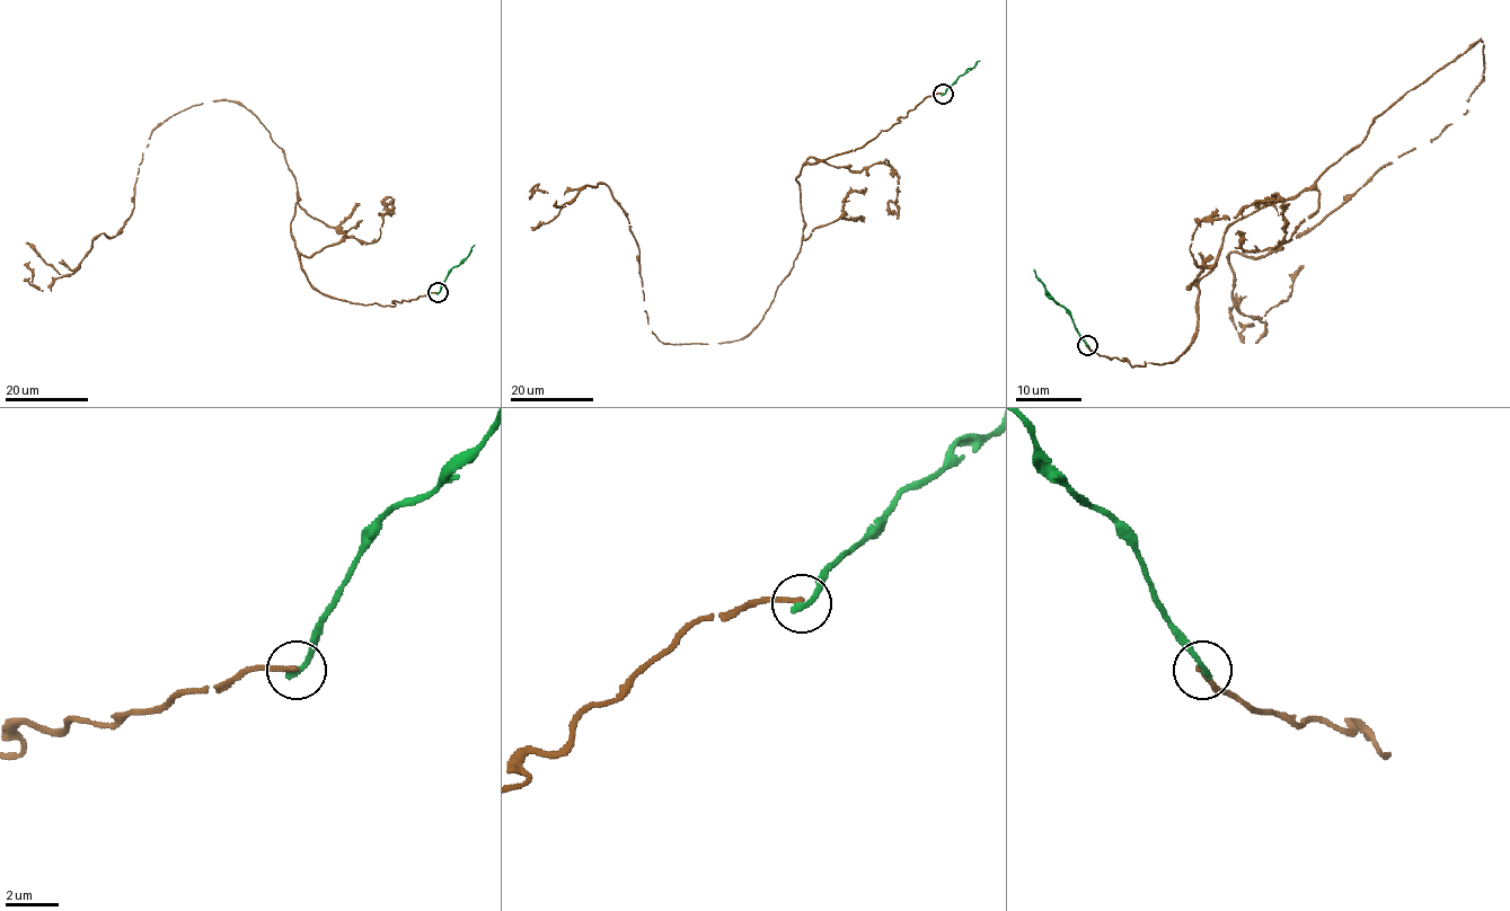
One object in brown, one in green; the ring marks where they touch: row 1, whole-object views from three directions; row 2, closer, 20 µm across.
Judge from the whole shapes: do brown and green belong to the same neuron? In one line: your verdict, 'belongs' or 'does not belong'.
does not belong

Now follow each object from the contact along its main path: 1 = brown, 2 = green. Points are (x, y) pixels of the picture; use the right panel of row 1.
1: (1086, 346), (1177, 361), (1224, 232), (1478, 40), (1439, 134), (1229, 254), (1256, 343), (1242, 295)
2: (1087, 346), (1071, 315), (1044, 289), (1033, 268)

